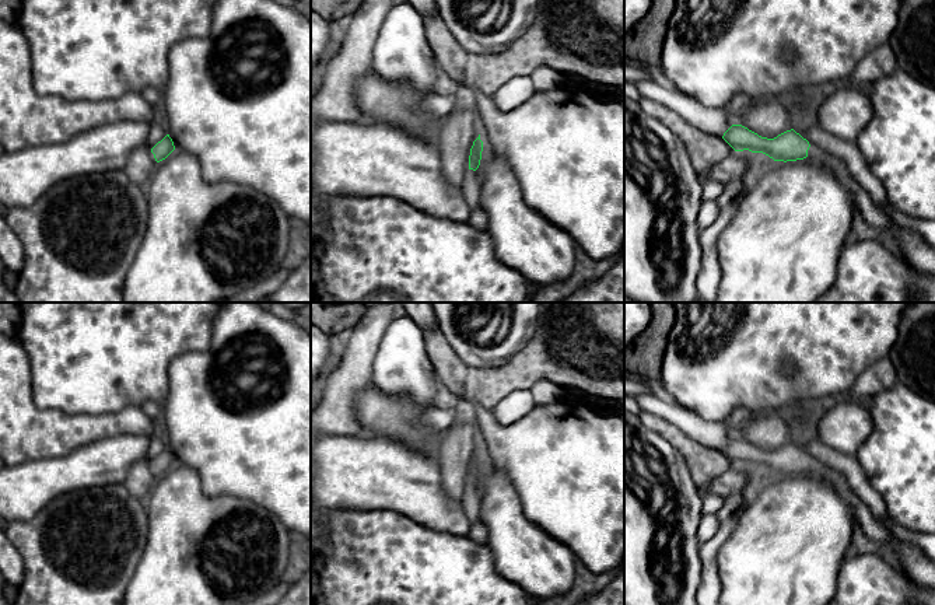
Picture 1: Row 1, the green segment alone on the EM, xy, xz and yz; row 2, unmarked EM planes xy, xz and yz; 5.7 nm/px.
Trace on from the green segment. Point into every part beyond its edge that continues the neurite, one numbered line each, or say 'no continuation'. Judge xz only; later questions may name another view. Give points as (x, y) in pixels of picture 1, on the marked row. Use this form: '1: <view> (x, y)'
1: xz (470, 186)

